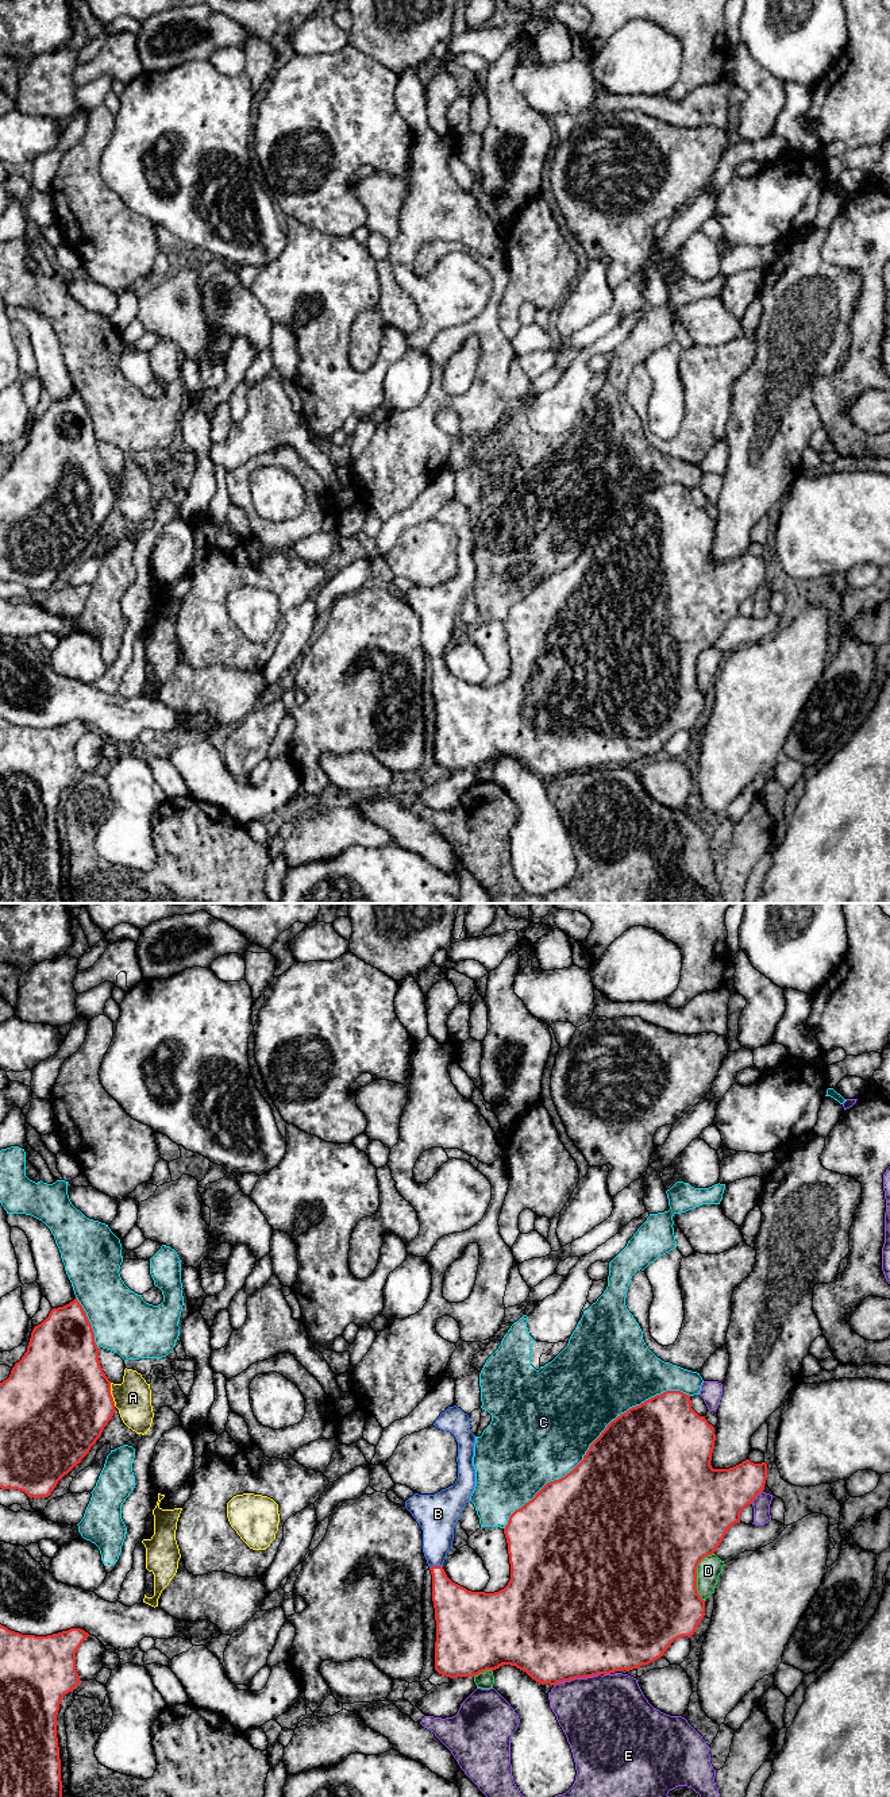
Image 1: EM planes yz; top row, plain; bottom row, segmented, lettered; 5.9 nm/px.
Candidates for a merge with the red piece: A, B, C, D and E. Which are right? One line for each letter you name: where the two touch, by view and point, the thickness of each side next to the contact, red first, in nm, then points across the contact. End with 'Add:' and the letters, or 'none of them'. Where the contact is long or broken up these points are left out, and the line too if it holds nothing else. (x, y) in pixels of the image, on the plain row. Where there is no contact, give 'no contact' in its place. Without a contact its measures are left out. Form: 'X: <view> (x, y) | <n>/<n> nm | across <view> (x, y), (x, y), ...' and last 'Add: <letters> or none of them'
B: yz (435, 659) | 220/190 nm
Add: B

